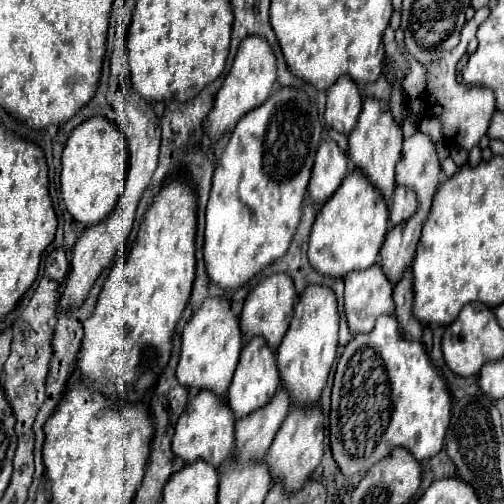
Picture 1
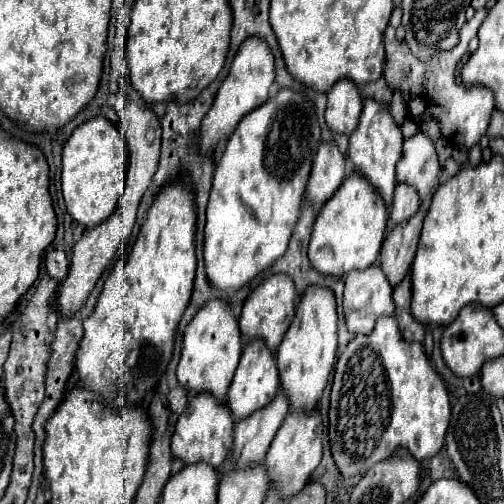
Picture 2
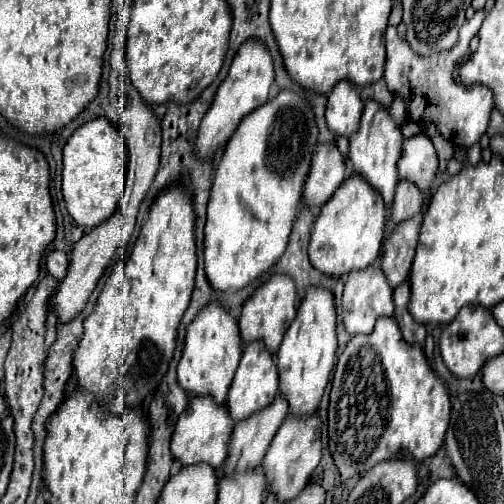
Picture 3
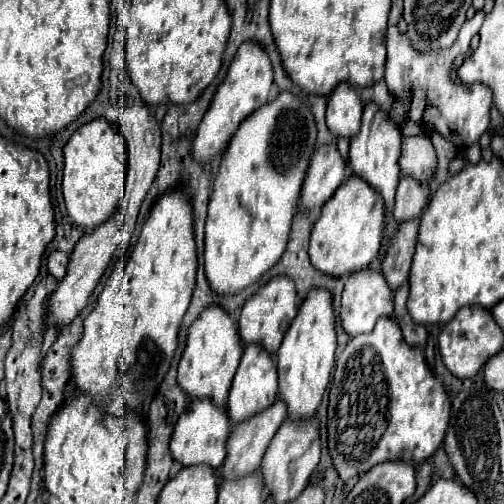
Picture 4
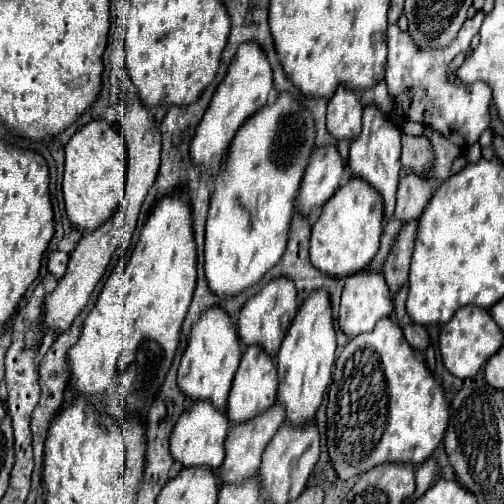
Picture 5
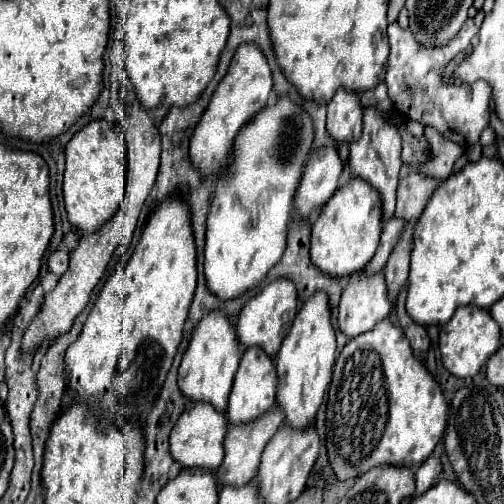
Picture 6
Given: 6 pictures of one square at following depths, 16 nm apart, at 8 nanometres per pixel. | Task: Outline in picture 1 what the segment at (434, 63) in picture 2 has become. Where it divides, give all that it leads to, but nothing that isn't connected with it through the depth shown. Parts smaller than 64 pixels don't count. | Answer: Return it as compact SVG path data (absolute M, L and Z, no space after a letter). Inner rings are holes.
M490 8L478 10L474 14L474 18L464 24L460 44L452 52L446 52L436 64L428 64L426 68L420 66L416 60L412 60L408 54L402 56L398 52L396 42L394 42L394 28L388 26L384 32L386 54L394 60L394 68L390 70L390 74L386 78L396 80L402 86L404 100L406 100L408 108L412 108L416 114L420 114L422 118L428 118L428 116L442 118L446 138L464 150L472 150L480 142L480 138L486 136L490 122L492 122L492 116L496 112L496 96L492 90L488 90L484 86L466 86L466 84L456 82L456 64L466 54L468 42L476 36L478 26L488 18L488 14L490 14ZM424 102L426 102L426 108L424 108Z

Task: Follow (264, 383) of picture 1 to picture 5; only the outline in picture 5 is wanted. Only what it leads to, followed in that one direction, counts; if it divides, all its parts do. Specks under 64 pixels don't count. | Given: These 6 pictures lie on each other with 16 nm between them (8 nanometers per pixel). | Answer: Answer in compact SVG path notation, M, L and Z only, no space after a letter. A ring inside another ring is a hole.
M258 344L246 346L228 396L228 418L230 422L240 424L244 420L250 420L252 416L258 416L274 402L276 402L276 366L272 356L264 352L264 348L260 348Z

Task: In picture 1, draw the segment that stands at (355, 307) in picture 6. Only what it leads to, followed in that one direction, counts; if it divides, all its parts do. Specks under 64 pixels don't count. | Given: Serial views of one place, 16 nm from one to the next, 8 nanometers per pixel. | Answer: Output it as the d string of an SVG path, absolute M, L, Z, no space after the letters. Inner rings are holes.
M380 264L364 272L346 276L344 312L352 332L370 332L380 314L394 314L394 284L386 278Z

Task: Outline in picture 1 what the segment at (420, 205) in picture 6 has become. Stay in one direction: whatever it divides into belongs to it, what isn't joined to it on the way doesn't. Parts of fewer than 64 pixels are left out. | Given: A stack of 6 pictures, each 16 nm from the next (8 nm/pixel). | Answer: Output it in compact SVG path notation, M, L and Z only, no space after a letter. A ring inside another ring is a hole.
M396 188L392 208L390 208L390 222L396 226L404 220L408 220L416 212L416 196L408 192L408 188Z

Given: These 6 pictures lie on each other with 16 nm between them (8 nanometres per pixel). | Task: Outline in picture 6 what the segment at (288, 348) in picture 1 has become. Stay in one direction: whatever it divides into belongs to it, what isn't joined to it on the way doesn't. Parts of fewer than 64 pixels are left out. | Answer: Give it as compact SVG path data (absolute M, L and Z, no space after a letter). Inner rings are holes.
M316 292L312 300L306 300L296 320L284 338L284 344L276 356L278 390L276 398L284 410L284 422L292 428L304 428L314 422L316 412L324 400L324 392L332 380L332 366L336 354L336 334L332 328L332 314L328 308L328 296Z

